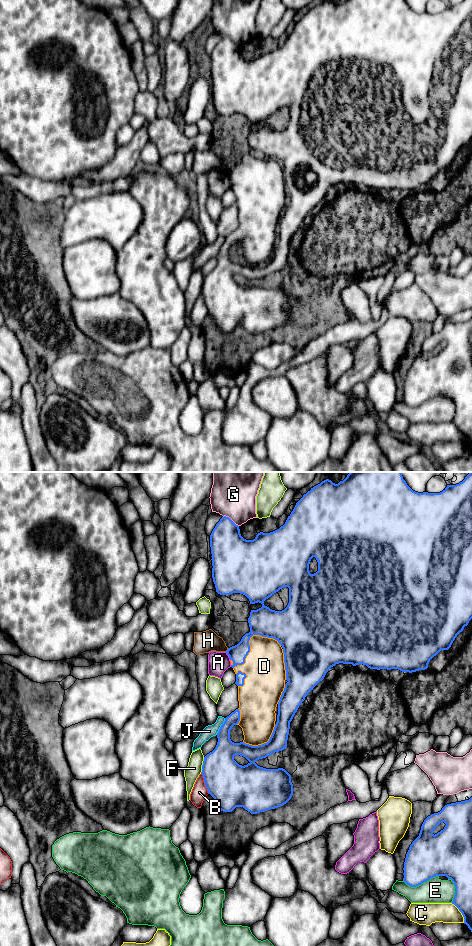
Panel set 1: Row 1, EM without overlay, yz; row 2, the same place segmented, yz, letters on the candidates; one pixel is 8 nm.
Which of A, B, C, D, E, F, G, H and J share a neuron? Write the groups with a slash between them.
A / B / C / D / E / F / G / H / J

